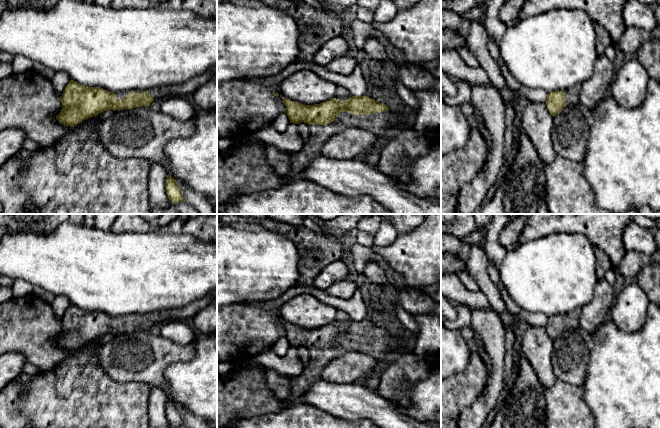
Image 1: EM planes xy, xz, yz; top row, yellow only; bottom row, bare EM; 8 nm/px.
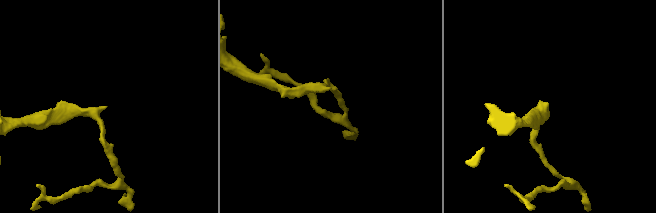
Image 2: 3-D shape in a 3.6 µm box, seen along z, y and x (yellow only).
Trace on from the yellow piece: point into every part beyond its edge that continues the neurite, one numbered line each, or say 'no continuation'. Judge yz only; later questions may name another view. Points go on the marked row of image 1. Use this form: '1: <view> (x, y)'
1: yz (571, 95)

